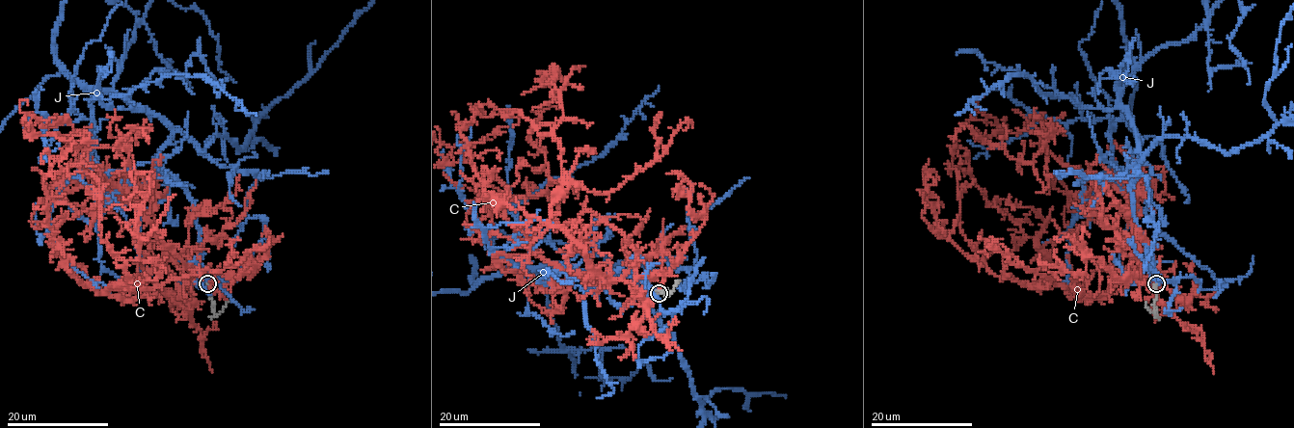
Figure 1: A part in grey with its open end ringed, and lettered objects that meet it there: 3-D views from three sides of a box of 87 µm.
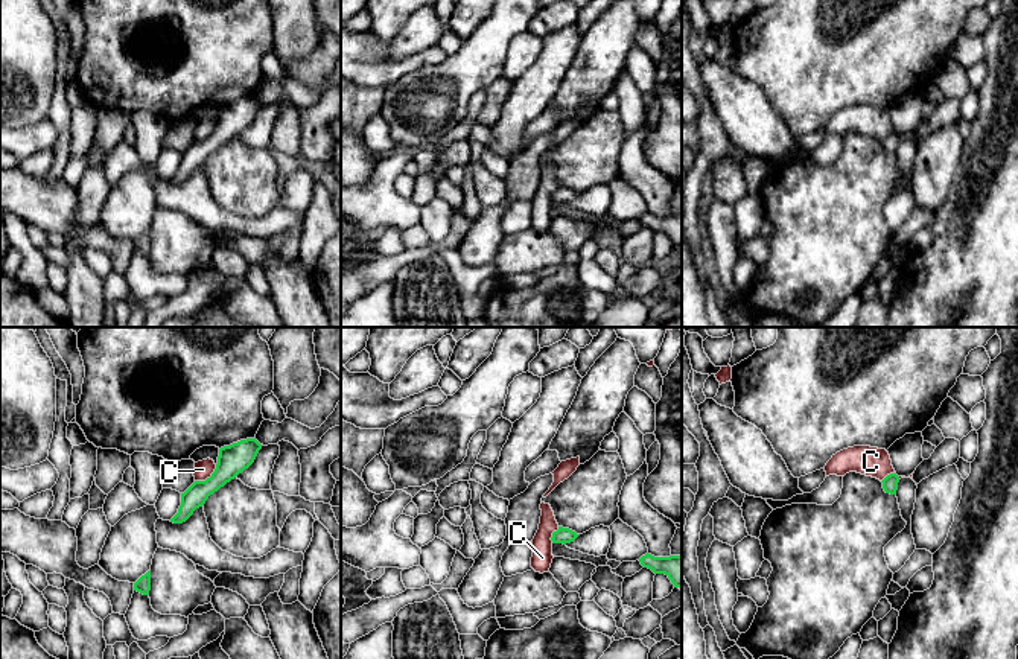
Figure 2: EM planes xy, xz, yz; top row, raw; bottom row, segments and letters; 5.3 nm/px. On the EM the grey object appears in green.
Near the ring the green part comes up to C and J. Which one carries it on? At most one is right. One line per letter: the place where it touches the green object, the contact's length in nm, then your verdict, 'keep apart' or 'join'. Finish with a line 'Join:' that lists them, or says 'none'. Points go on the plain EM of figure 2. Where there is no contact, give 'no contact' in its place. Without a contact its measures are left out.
C: xy (207, 137) | 150 nm | keep apart
J: no contact | join
Join: J

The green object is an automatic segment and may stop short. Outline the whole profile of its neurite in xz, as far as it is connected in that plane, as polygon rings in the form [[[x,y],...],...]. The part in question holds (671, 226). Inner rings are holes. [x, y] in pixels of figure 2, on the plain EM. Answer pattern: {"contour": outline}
{"contour": [[[647,212],[639,221],[654,233],[665,233],[674,247],[682,247],[682,215],[654,216]]]}

